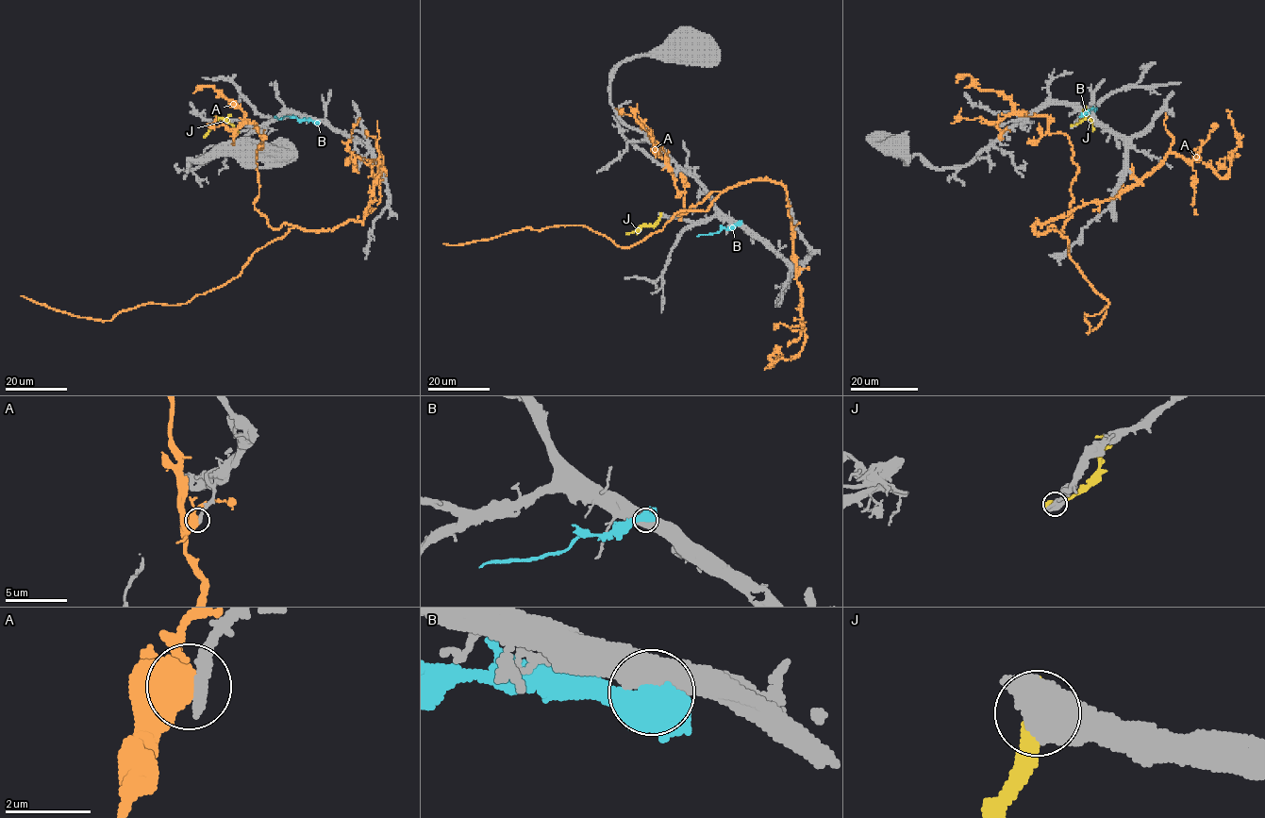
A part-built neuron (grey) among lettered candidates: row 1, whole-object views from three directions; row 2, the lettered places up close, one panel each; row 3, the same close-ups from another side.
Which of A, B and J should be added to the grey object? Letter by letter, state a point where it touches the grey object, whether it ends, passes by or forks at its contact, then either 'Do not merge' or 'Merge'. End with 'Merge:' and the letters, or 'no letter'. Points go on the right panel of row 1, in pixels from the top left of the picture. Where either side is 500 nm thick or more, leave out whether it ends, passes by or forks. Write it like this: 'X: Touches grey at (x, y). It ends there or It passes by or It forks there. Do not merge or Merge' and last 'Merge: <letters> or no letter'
A: Touches grey at (1137, 180). Do not merge
B: Touches grey at (1083, 113). Do not merge
J: Touches grey at (1073, 125). Do not merge
Merge: no letter

